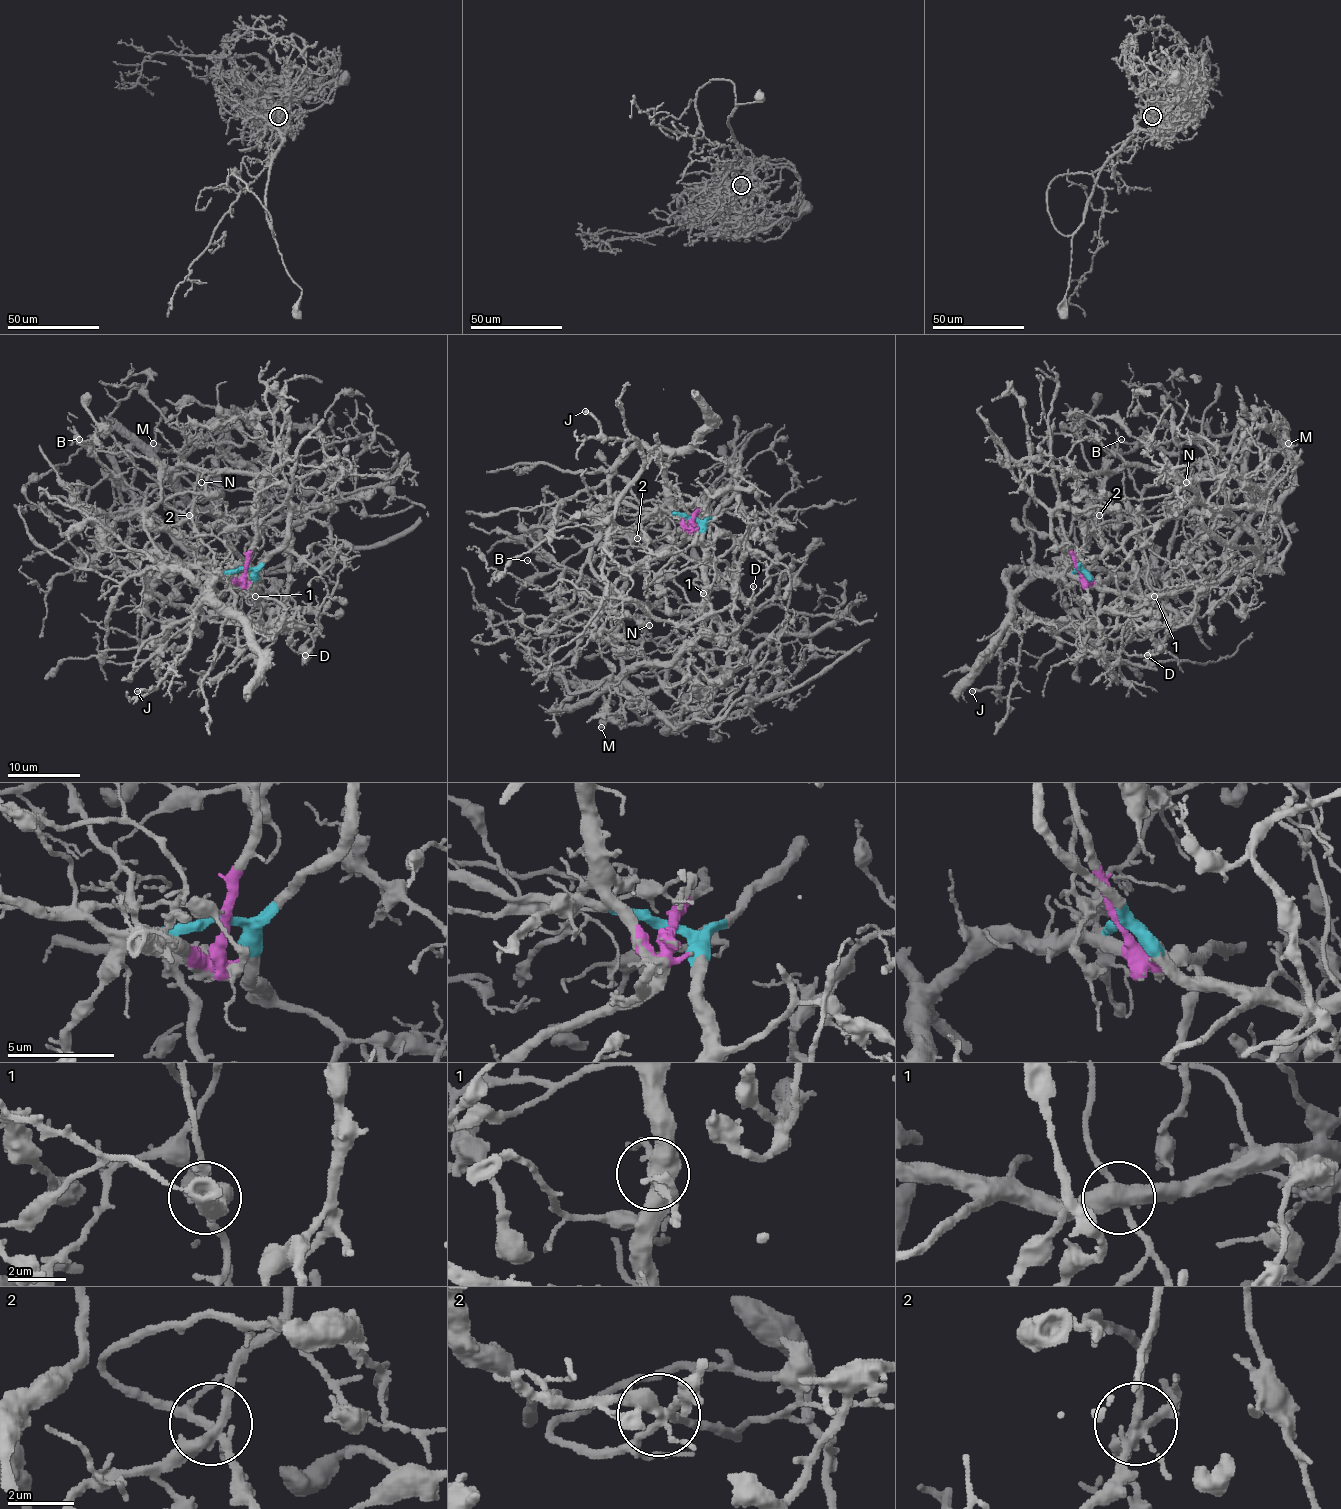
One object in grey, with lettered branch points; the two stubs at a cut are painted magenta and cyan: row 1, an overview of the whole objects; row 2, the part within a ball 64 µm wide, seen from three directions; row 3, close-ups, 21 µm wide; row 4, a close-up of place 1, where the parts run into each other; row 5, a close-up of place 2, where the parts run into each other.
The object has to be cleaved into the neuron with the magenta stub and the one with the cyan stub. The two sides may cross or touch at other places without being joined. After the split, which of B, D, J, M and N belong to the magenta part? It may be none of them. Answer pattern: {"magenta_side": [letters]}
{"magenta_side": ["J"]}

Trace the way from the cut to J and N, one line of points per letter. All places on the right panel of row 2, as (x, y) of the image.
J: (1078, 569), (1083, 580), (1034, 576), (1018, 592), (1025, 618), (1000, 650), (1000, 681), (971, 692)
N: (1078, 569), (1072, 562), (1117, 470), (1182, 471), (1186, 482)

